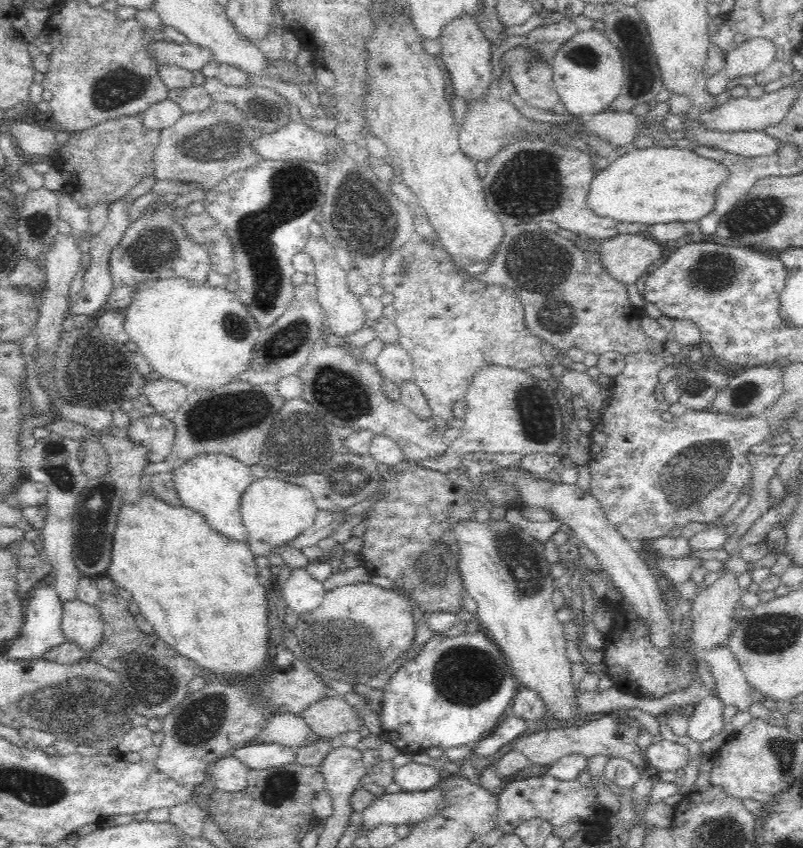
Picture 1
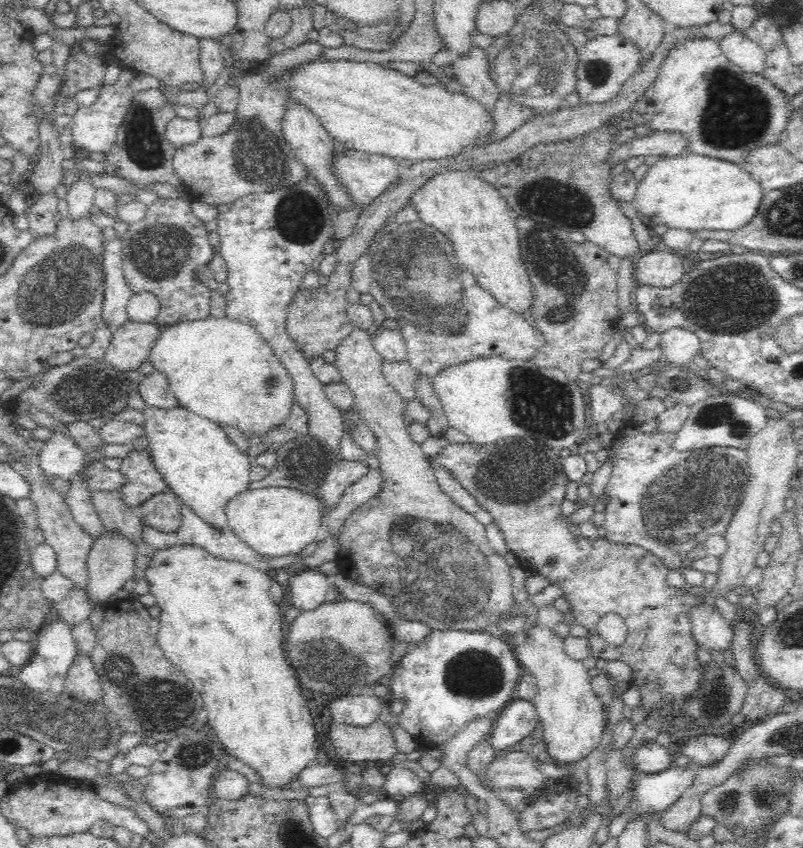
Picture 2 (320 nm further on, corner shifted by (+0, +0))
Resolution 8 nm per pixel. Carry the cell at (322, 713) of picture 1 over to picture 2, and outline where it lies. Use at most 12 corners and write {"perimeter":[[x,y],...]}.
{"perimeter":[[380,719],[369,725],[331,723],[336,756],[388,761],[398,753]]}

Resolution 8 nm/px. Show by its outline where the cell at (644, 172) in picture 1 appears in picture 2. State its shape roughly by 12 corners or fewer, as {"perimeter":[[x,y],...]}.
{"perimeter":[[661,157],[637,182],[649,226],[729,231],[755,215],[740,165]]}

